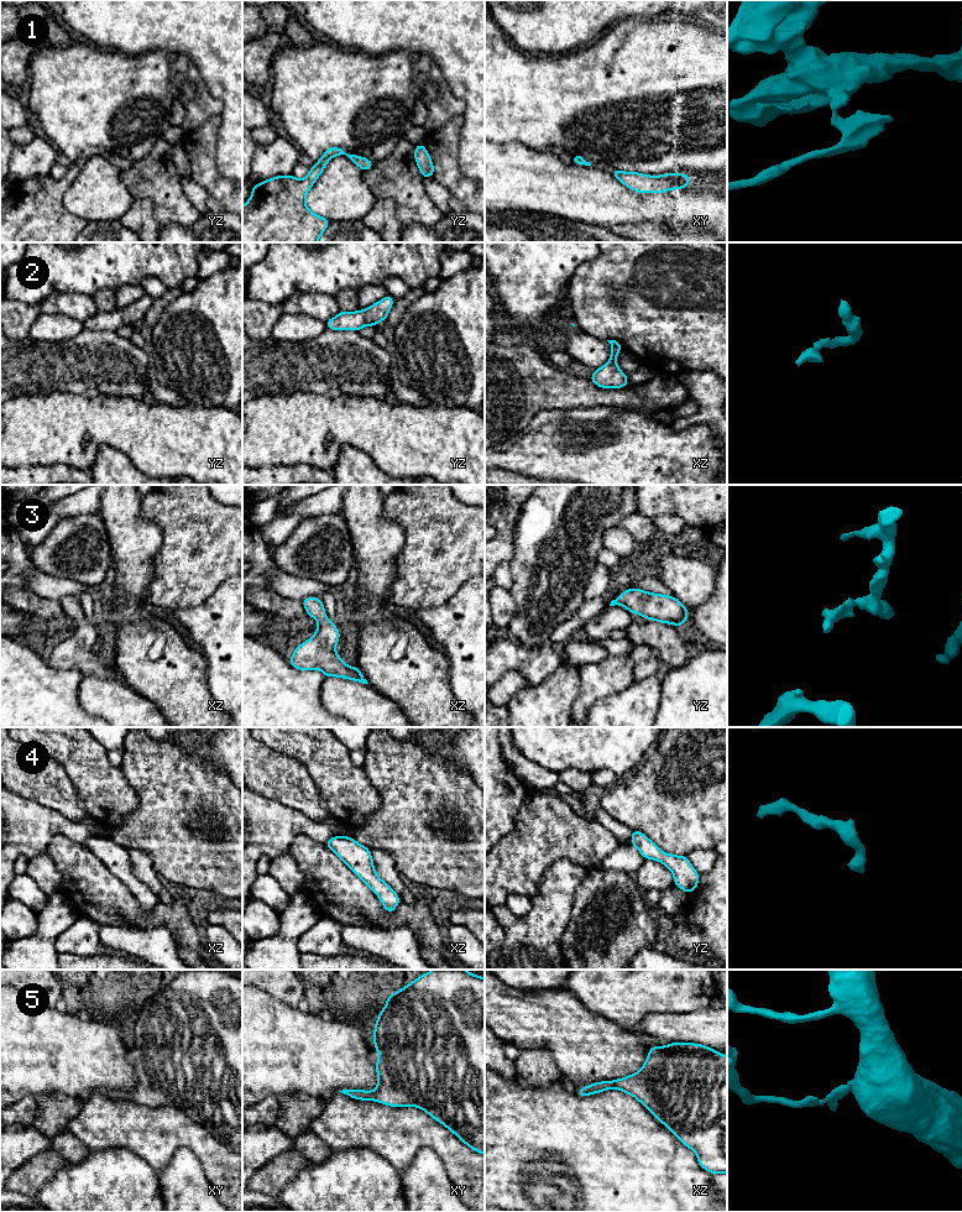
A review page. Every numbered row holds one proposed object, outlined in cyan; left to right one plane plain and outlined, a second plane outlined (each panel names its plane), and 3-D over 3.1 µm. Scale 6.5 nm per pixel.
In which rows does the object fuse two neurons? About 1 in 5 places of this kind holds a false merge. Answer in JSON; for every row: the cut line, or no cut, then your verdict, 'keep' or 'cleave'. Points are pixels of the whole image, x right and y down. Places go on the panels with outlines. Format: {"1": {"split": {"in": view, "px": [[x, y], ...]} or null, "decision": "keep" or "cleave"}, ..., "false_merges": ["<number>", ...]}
{"1": {"split": null, "decision": "keep"}, "2": {"split": null, "decision": "keep"}, "3": {"split": null, "decision": "keep"}, "4": {"split": null, "decision": "keep"}, "5": {"split": null, "decision": "keep"}, "false_merges": []}

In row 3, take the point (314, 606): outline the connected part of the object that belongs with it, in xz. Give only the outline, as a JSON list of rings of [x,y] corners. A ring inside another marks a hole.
[[[305,597],[302,604],[307,613],[318,620],[319,625],[310,639],[297,646],[289,659],[291,665],[298,670],[320,669],[325,678],[339,676],[368,684],[356,667],[346,665],[336,654],[340,631],[326,618],[323,601],[318,597]]]

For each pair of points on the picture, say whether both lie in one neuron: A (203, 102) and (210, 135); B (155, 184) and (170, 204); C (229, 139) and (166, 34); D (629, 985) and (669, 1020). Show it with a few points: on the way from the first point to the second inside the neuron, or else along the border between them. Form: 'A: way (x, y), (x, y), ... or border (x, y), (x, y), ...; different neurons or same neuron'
A: border (219, 114), (210, 115), (198, 128), (184, 134); different neurons
B: way (160, 189), (168, 199); same neuron
C: way (229, 109), (229, 82), (195, 48); same neuron
D: border (689, 1012), (649, 1012), (634, 1028); different neurons

